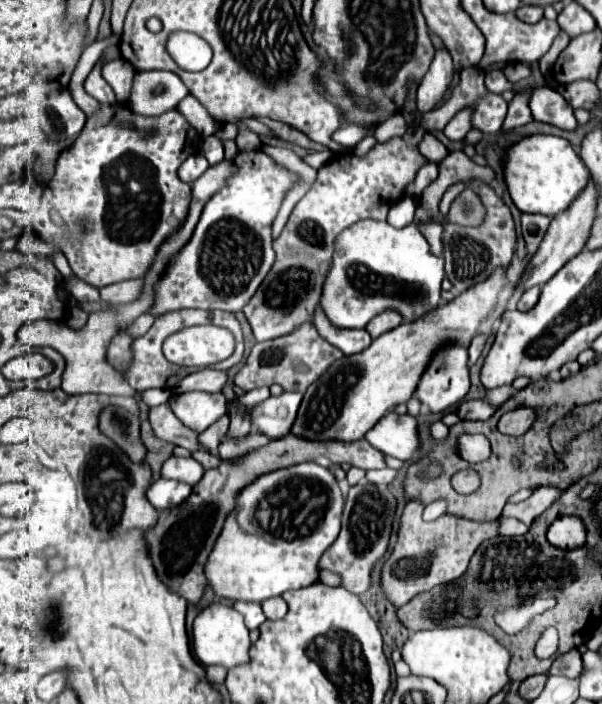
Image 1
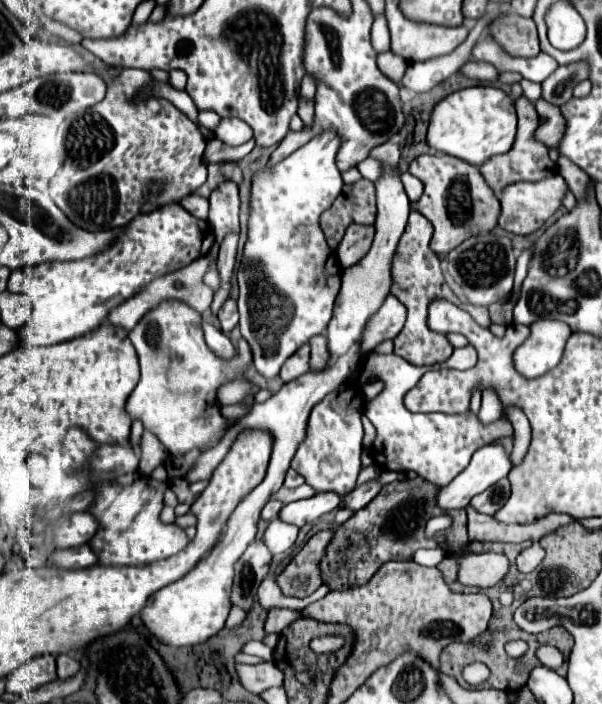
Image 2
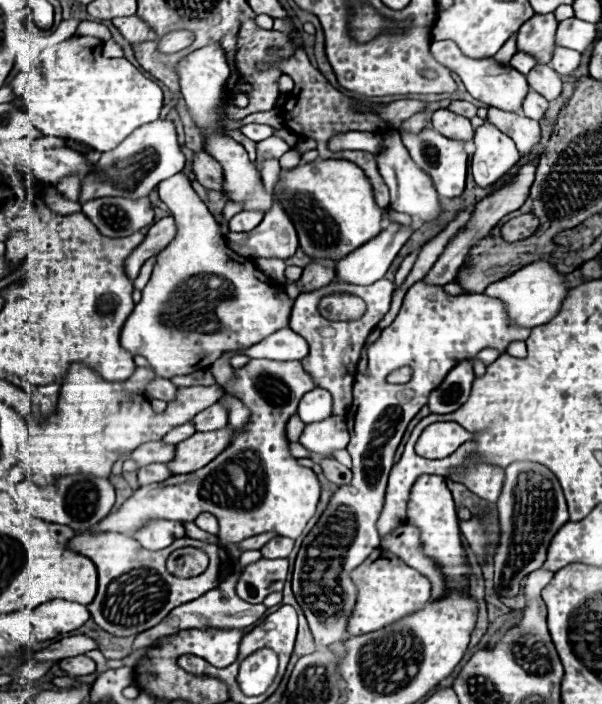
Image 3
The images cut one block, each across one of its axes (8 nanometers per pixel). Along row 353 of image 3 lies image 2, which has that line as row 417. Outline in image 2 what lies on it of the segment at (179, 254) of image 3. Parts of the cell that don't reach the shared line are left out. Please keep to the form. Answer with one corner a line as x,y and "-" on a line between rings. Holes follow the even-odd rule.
162,304
150,316
144,316
134,332
128,334
140,362
140,380
126,402
132,420
140,420
168,450
172,458
186,456
190,450
212,450
226,428
234,422
222,416
216,390
228,382
246,376
252,364
252,350
240,340
232,358
220,358
208,348
200,328
200,314
186,304

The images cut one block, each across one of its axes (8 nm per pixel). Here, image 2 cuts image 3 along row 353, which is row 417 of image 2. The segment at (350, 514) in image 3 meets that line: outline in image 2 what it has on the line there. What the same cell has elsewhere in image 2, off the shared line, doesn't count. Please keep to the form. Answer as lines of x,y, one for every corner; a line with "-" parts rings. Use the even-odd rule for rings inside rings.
370,354
364,360
362,374
358,370
354,376
358,376
358,382
360,382
360,378
366,380
368,374
376,374
386,384
382,394
378,394
374,400
370,400
366,404
366,412
364,412
370,418
370,422
376,426
376,436
378,436
378,442
376,442
378,446
374,448
376,464
380,464
386,470
412,470
418,476
422,476
424,480
430,480
432,484
446,486
470,464
470,458
478,448
482,448
484,444
490,444
498,438
512,438
514,428
506,418
500,418
498,422
492,422
492,424
482,424
472,410
468,410
464,414
442,414
442,412
414,414
414,412
408,412
406,406
404,406
404,396
410,388
414,388
418,384
422,374
426,374
428,370
430,370
430,366
414,366
414,364
406,362
404,358
400,358
396,354
386,354
386,356
384,354
378,354
378,356

